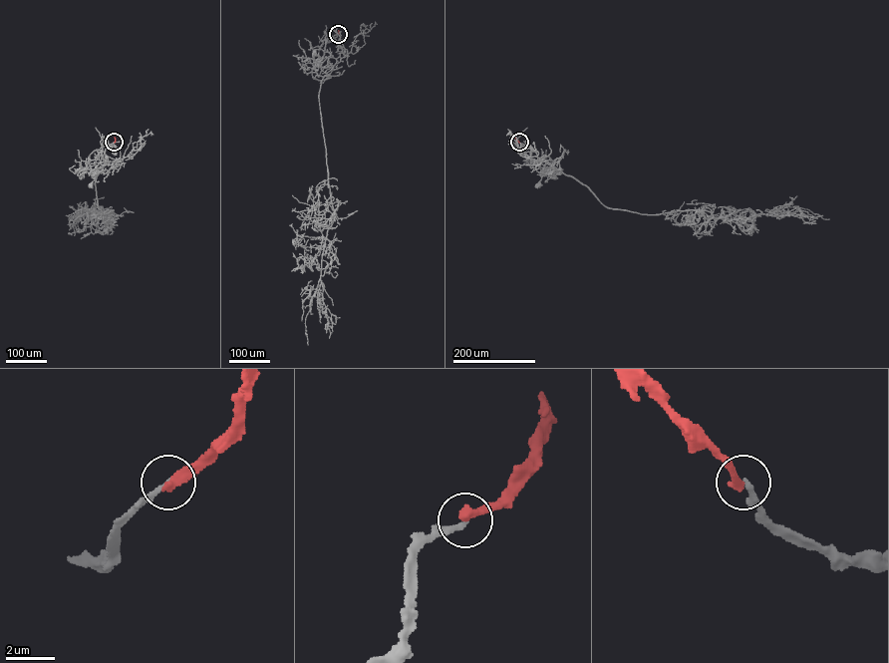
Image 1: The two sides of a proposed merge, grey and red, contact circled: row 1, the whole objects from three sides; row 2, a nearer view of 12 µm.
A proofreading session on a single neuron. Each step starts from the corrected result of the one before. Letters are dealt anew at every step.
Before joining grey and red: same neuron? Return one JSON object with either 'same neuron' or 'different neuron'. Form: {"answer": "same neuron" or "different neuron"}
{"answer": "same neuron"}

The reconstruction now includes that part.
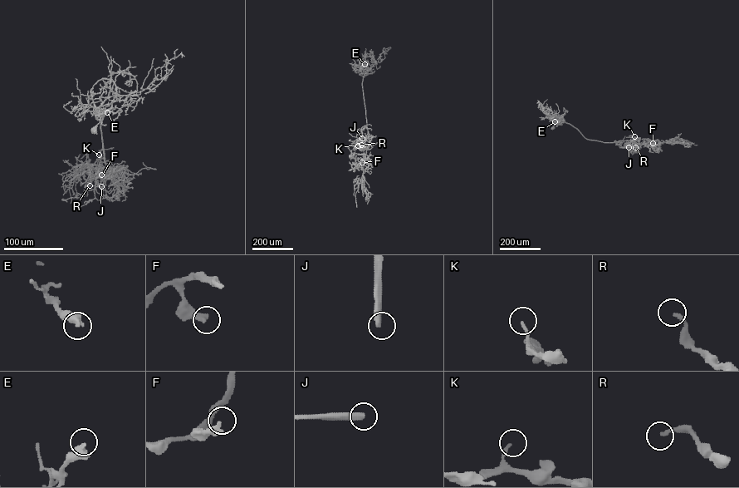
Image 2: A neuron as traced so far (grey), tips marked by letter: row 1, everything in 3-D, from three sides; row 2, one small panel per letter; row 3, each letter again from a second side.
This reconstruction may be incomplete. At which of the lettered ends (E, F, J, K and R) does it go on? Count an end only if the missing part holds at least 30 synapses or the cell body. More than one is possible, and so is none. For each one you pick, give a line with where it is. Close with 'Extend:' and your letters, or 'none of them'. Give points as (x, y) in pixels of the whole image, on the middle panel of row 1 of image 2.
J: Place: (362, 138)
Extend: J

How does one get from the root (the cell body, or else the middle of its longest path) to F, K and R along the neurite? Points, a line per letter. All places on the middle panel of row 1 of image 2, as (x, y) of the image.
F: (359, 62), (363, 68), (362, 74), (364, 74), (362, 86), (369, 142), (362, 162)
K: (359, 62), (363, 68), (362, 74), (364, 74), (362, 86), (369, 142), (367, 150), (362, 150), (361, 145)
R: (359, 62), (363, 68), (362, 74), (364, 74), (362, 86), (369, 144), (360, 147), (358, 145)

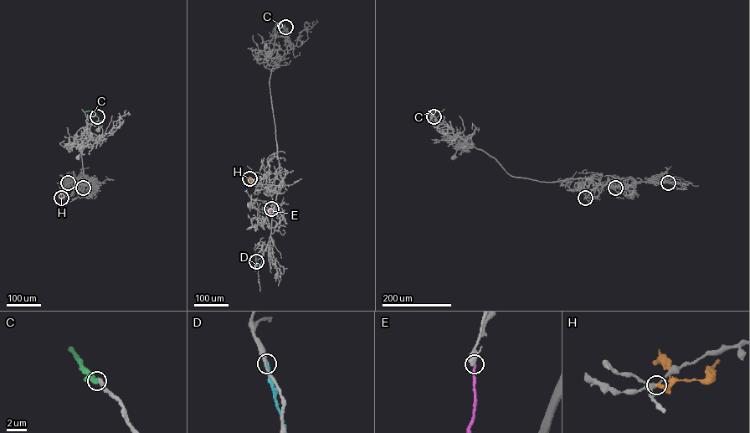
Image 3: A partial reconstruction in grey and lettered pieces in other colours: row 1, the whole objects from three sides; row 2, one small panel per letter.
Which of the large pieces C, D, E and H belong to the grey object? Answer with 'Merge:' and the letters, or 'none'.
Merge: C, D

